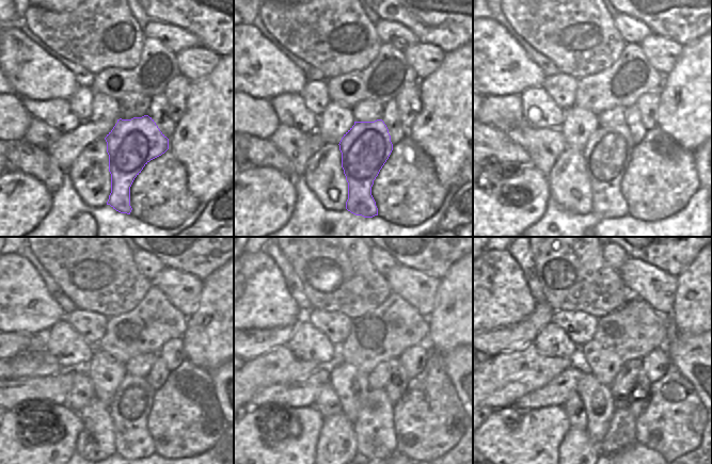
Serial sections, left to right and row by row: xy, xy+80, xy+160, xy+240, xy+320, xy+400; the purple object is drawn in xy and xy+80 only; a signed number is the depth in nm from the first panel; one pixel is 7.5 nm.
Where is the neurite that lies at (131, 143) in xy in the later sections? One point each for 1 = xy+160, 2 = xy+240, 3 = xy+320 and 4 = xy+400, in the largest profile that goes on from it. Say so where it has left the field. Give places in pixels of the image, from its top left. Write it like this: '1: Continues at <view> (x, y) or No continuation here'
1: Continues at xy+160 (607, 152)
2: Continues at xy+240 (129, 406)
3: Continues at xy+320 (374, 431)
4: Continues at xy+400 (621, 433).

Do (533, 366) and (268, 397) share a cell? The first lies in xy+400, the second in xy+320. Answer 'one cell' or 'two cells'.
two cells

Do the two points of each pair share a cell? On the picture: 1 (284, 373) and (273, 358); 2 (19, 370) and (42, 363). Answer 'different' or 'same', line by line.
1: same
2: same

